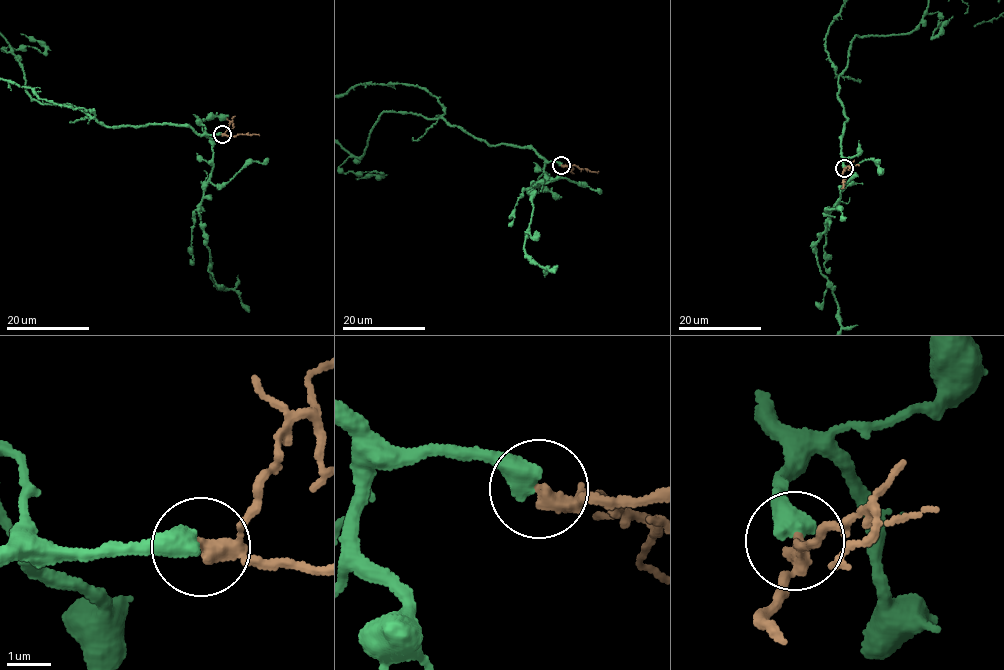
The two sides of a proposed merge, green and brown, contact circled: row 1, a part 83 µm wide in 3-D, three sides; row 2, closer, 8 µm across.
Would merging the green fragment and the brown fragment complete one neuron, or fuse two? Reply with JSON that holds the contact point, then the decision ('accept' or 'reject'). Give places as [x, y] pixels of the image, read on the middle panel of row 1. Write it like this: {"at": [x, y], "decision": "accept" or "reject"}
{"at": [561, 165], "decision": "reject"}

